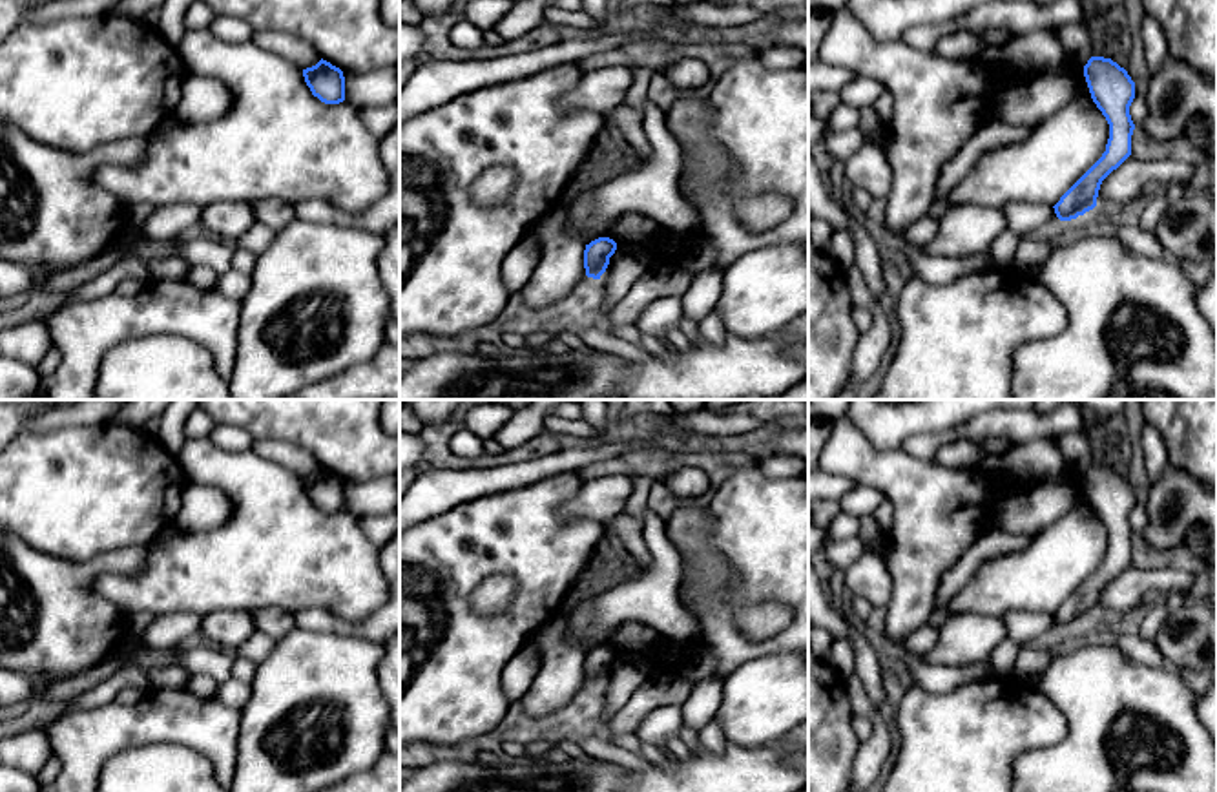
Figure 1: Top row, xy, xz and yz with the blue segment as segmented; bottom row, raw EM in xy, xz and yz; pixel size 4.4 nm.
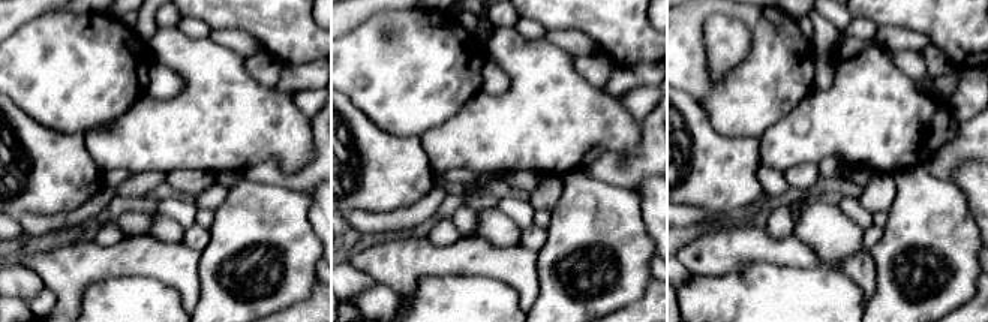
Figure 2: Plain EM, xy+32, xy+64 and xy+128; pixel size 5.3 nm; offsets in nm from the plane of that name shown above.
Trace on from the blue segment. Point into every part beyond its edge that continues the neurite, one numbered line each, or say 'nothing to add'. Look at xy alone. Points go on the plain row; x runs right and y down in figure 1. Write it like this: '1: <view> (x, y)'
nothing to add

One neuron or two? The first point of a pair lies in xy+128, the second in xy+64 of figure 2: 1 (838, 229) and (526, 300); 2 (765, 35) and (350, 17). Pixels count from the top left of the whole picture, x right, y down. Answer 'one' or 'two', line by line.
1: two
2: two

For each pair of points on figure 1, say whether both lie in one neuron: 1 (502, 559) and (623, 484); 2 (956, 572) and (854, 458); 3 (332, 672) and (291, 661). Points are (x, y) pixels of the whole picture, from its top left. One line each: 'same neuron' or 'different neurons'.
1: different neurons
2: different neurons
3: same neuron

